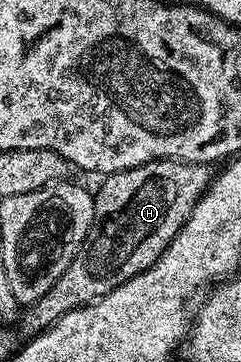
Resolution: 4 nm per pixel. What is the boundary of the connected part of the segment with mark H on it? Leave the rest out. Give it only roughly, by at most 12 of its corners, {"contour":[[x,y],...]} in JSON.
{"contour":[[205,164],[112,172],[86,240],[21,313],[27,337],[148,270],[206,193]]}

